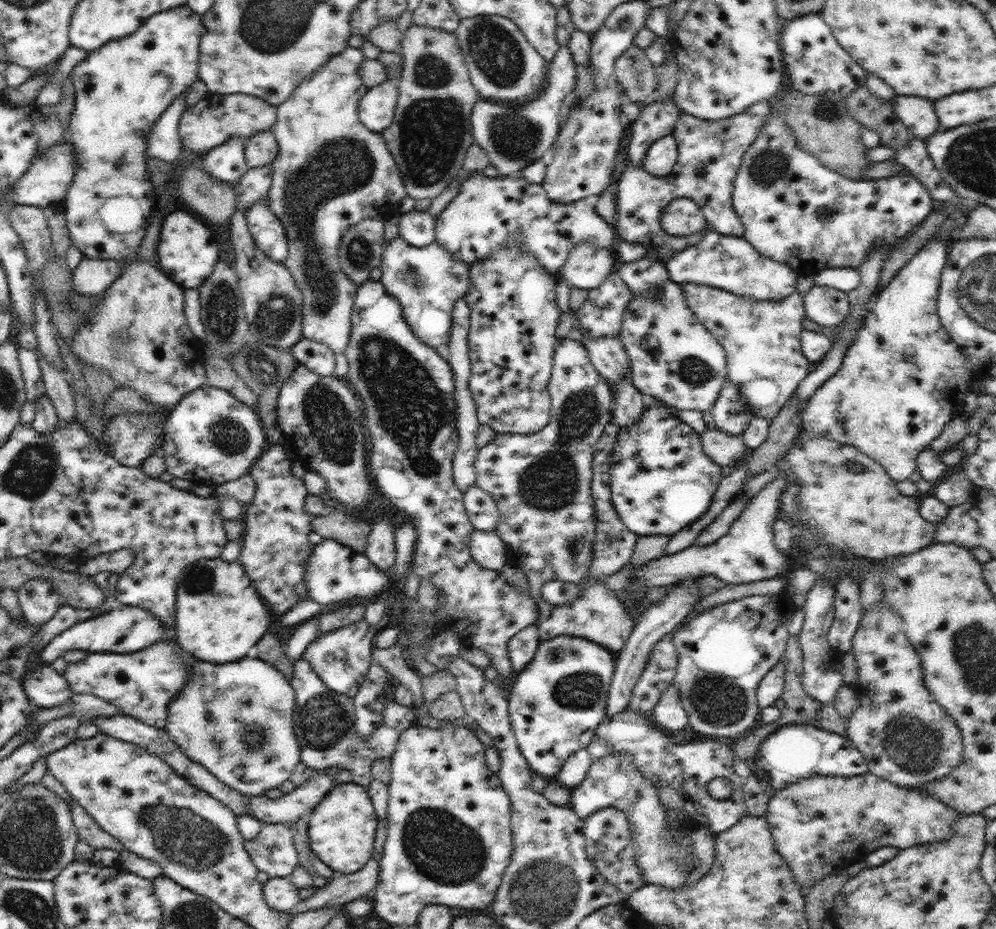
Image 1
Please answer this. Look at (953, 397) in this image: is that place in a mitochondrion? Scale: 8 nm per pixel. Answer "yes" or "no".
no

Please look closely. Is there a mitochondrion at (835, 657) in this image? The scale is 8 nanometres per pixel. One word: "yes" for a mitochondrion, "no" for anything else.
no

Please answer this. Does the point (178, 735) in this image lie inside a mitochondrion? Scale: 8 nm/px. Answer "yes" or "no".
no

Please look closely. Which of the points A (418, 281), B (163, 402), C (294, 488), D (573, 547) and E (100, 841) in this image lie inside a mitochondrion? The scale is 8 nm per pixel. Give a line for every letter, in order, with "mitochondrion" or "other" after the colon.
A: mitochondrion
B: other
C: other
D: other
E: other

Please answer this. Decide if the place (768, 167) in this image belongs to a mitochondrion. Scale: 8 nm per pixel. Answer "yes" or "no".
yes

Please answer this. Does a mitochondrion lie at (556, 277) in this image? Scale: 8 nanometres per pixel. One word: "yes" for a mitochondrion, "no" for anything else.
no

